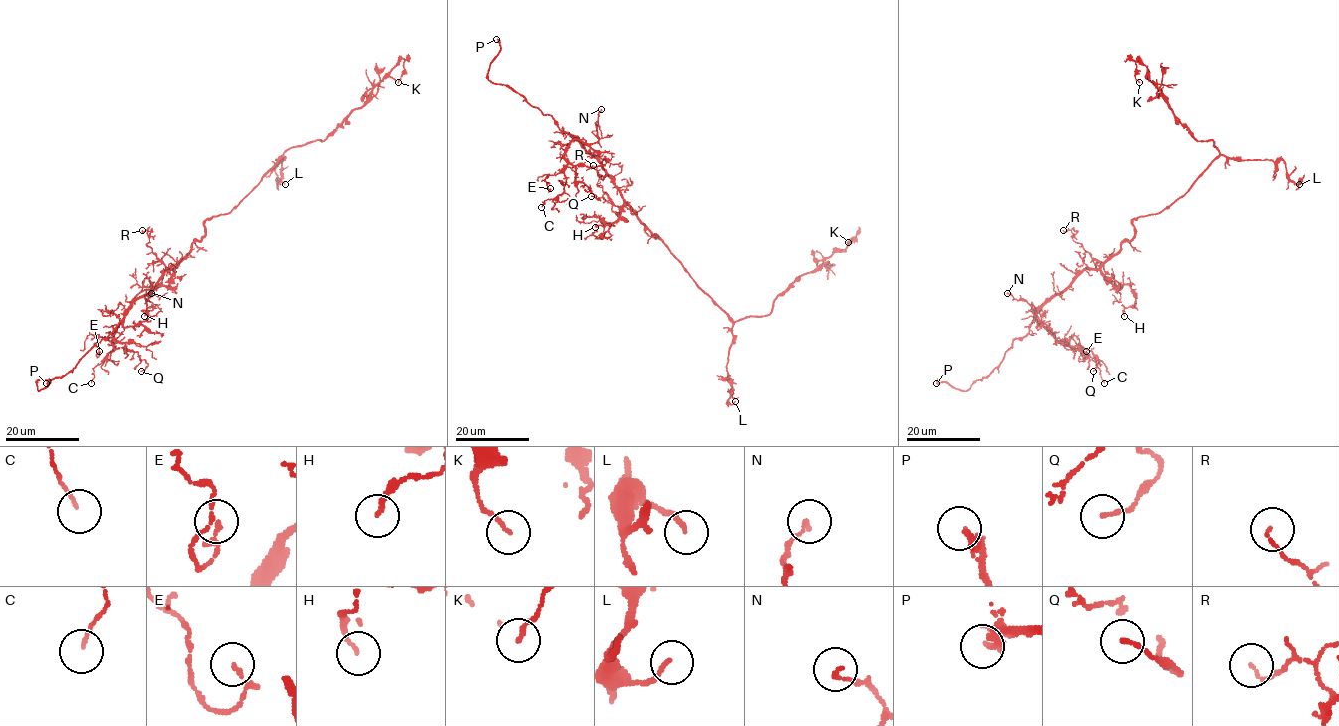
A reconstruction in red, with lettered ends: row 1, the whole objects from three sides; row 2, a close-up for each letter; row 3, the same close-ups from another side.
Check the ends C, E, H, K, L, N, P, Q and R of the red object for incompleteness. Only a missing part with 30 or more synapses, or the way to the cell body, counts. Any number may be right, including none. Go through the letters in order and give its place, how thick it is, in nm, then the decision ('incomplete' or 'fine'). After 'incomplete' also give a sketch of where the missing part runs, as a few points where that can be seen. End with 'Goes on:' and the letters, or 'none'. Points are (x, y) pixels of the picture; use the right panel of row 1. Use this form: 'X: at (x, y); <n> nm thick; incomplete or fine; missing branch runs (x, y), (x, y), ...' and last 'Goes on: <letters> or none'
C: at (1104, 383); 80 nm thick; fine
E: at (1086, 351); 90 nm thick; fine
H: at (1124, 316); 140 nm thick; fine
K: at (1139, 82); 130 nm thick; fine
L: at (1299, 184); 130 nm thick; fine
N: at (1007, 293); 130 nm thick; fine
P: at (936, 383); 160 nm thick; incomplete; missing branch runs (936, 383), (927, 381), (918, 386)
Q: at (1093, 371); 130 nm thick; fine
R: at (1063, 230); 100 nm thick; fine
Goes on: P

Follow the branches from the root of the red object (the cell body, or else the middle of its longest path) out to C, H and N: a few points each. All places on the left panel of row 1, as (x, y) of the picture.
C: (205, 223), (205, 236), (127, 311), (114, 334), (115, 349), (93, 369), (91, 383)
H: (205, 223), (205, 236), (192, 245), (175, 269), (170, 284), (155, 285), (148, 299), (153, 308), (144, 316)
N: (205, 223), (205, 236), (126, 310), (124, 327), (139, 325), (147, 317), (146, 301), (151, 293)

